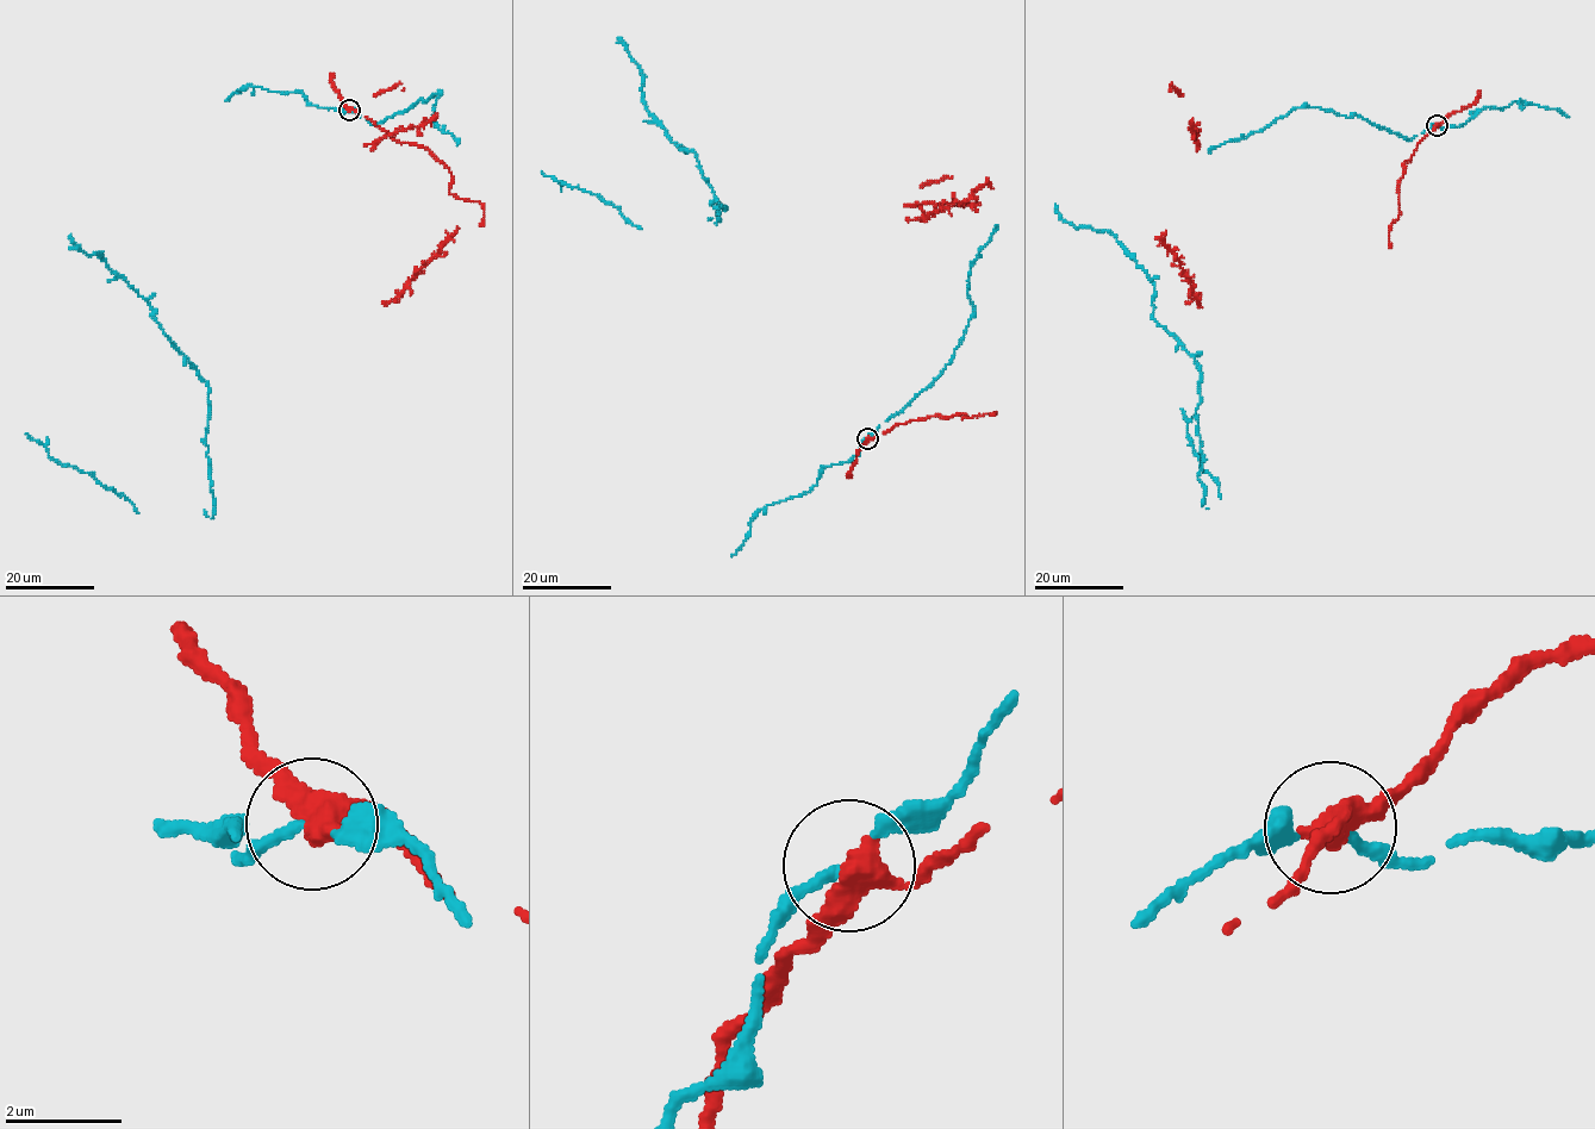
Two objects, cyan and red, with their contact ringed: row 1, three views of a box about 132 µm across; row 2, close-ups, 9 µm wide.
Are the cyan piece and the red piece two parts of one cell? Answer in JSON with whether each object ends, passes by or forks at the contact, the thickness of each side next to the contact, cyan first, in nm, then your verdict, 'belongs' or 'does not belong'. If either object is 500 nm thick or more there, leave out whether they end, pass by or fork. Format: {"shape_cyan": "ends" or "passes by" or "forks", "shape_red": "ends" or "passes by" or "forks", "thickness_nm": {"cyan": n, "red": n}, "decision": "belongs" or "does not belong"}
{"shape_cyan": "passes by", "shape_red": "passes by", "thickness_nm": {"cyan": 120, "red": 400}, "decision": "does not belong"}

